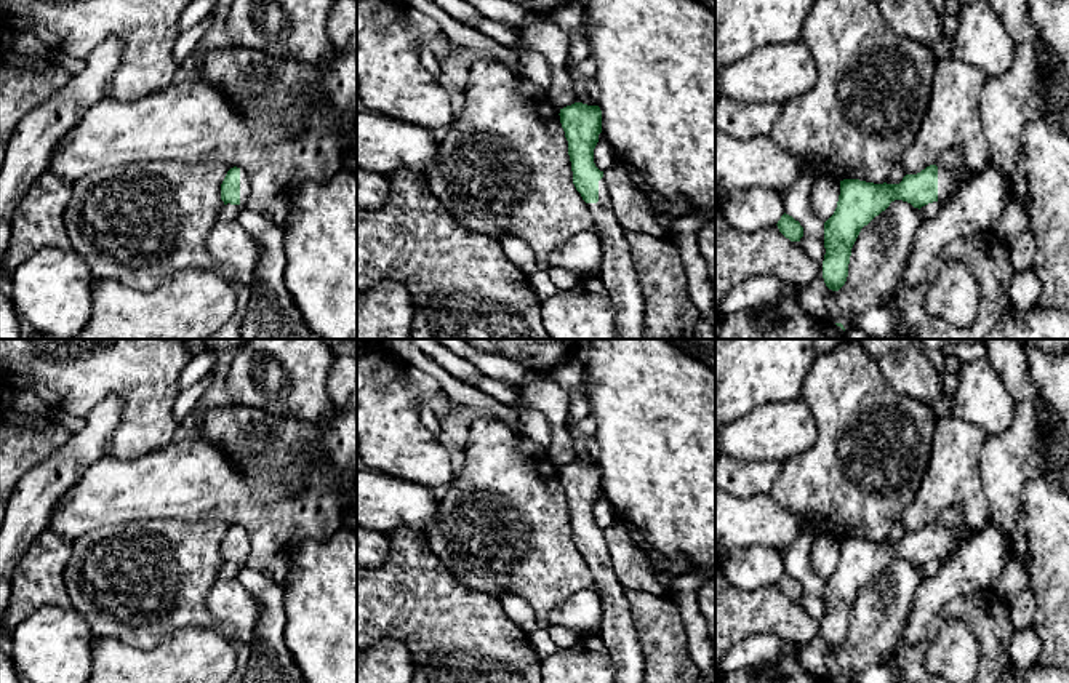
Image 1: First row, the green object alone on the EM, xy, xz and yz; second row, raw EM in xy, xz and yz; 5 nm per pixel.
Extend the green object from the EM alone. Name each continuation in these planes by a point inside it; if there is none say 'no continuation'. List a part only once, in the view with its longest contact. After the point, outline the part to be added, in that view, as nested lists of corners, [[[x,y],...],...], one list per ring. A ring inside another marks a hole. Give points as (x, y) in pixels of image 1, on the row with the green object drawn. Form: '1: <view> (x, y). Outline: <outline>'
1: xy (245, 187). Outline: [[[240,170],[240,205],[245,206],[248,197],[251,194],[251,184],[248,173]]]

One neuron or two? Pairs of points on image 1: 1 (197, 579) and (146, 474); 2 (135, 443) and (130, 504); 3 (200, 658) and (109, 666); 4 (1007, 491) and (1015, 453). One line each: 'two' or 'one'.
1: two
2: two
3: one
4: one

